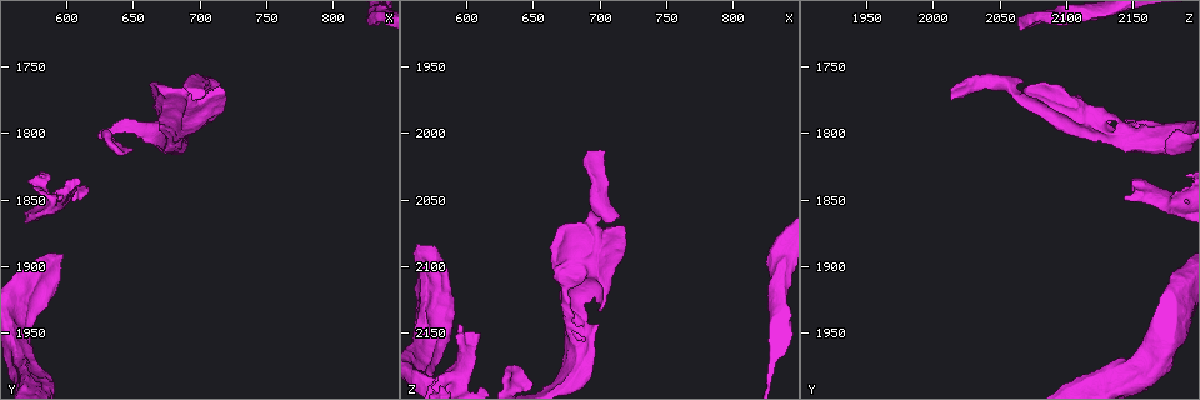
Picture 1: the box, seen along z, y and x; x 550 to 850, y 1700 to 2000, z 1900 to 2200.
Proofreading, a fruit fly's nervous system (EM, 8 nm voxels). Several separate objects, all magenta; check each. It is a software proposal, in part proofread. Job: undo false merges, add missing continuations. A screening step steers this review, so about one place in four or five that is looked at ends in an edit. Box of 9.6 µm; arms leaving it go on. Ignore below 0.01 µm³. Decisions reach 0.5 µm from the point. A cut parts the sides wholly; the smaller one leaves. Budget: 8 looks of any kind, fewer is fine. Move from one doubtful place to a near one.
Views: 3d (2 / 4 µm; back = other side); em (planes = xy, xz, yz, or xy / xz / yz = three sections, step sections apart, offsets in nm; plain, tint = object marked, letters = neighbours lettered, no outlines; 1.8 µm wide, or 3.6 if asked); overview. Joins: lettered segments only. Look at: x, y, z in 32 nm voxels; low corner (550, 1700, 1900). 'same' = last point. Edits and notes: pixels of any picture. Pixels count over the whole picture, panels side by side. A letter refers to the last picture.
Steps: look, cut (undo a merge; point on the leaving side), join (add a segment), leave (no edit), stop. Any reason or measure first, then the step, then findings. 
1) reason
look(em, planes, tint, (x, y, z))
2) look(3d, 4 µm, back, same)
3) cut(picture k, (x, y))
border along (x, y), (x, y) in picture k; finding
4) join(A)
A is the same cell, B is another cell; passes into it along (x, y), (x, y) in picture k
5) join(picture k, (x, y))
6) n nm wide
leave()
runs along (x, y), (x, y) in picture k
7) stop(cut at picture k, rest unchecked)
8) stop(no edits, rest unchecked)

touches itself
look(3d, 2 µm, (678, 1788, 2138))

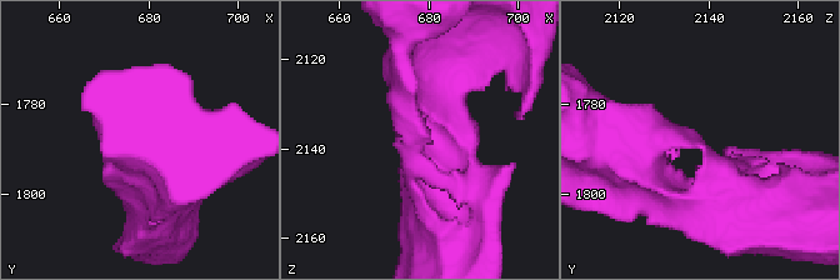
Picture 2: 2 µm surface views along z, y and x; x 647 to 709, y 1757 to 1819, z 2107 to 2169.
look(em, 3.6 µm, planes, letters, (680, 1789, 2139))

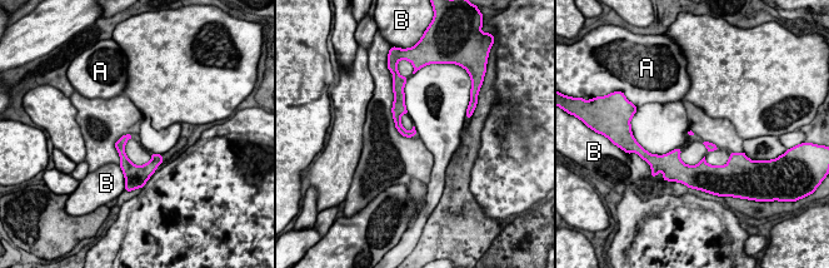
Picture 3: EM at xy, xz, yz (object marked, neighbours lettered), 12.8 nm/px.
leave()
A and B are other cells; runs along (119, 144), (133, 168), (151, 167) in picture 3; continuous, no second neuron

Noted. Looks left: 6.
an open end
look(em, planes, letters, (642, 1816, 2184))

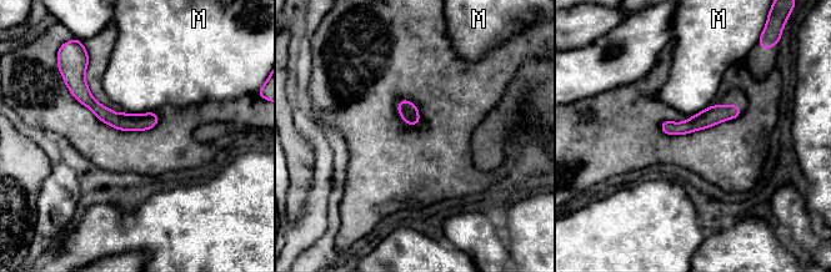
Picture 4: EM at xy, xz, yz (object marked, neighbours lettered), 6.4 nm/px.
leave()
M is another cell; border along (124, 111), (133, 114), (155, 112) in picture 4; no lettered segment goes on from it

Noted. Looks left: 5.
calibre changes
look(3d, 4 µm, back, (592, 1852, 2186))

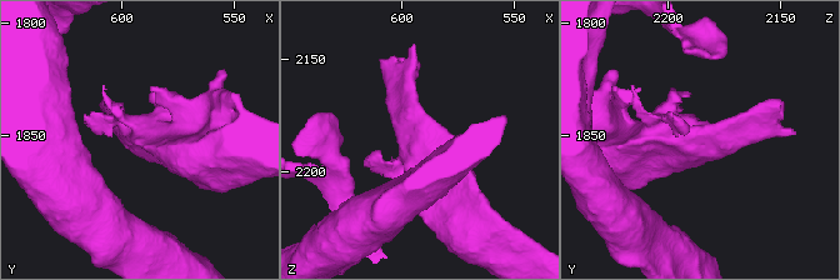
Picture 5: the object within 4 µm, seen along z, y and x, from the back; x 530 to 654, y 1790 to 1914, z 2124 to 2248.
look(em, planes, plain, (591, 1853, 2186))

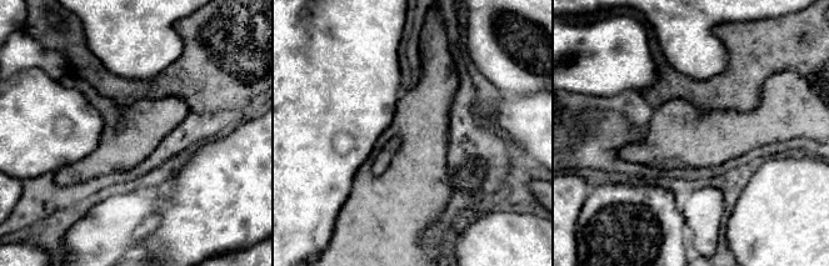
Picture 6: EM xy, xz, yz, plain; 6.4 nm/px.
look(em, planes, letters, same)

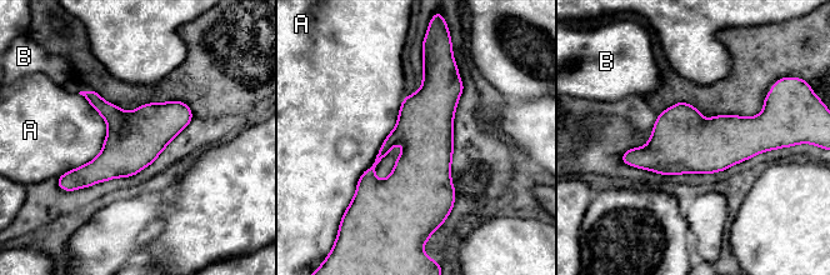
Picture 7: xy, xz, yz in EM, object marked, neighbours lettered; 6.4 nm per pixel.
A touches over 750 nm
leave()
A and B are other cells; border along (405, 96), (353, 198) in picture 7; one neuron here

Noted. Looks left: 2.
stop(no edits, rest unchecked)

